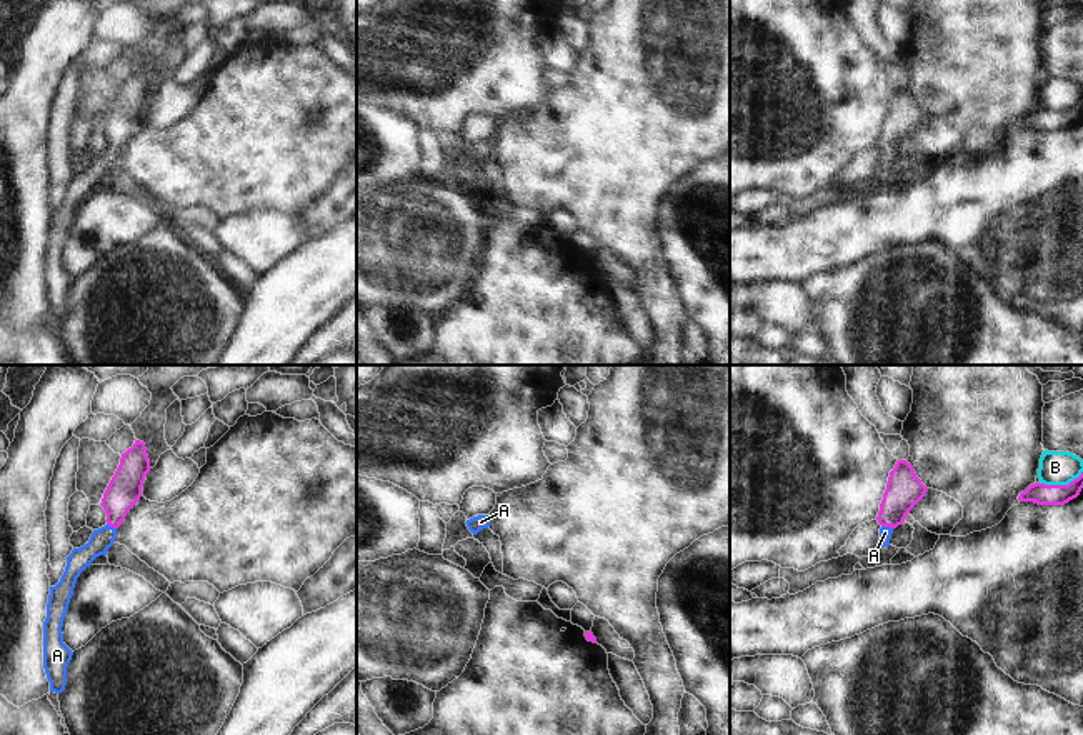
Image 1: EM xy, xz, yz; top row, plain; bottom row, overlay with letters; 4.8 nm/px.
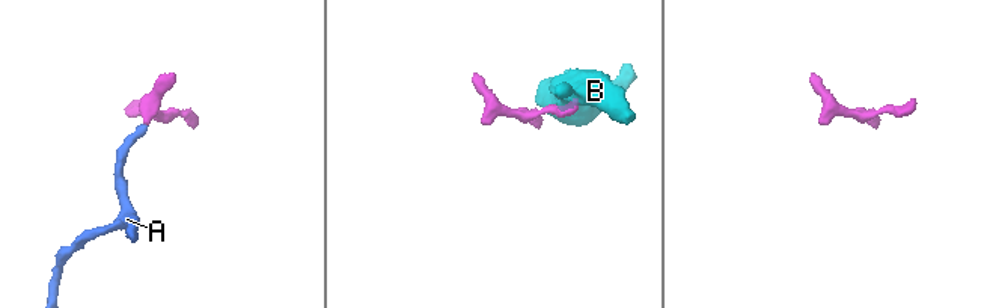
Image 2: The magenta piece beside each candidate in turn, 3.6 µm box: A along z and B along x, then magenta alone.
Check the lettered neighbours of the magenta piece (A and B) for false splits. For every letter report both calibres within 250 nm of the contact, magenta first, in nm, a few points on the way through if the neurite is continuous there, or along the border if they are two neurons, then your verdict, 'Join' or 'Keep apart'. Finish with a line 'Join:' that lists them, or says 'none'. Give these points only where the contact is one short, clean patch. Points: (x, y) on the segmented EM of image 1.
A: Thickness 180 nm (magenta) against 60 nm. Path across: yz (903, 490), (887, 525), (885, 532). Join
B: Thickness 100 nm (magenta) against 160 nm. Boundary: yz (1082, 470), (1067, 484), (1042, 484). Keep apart
Join: A

